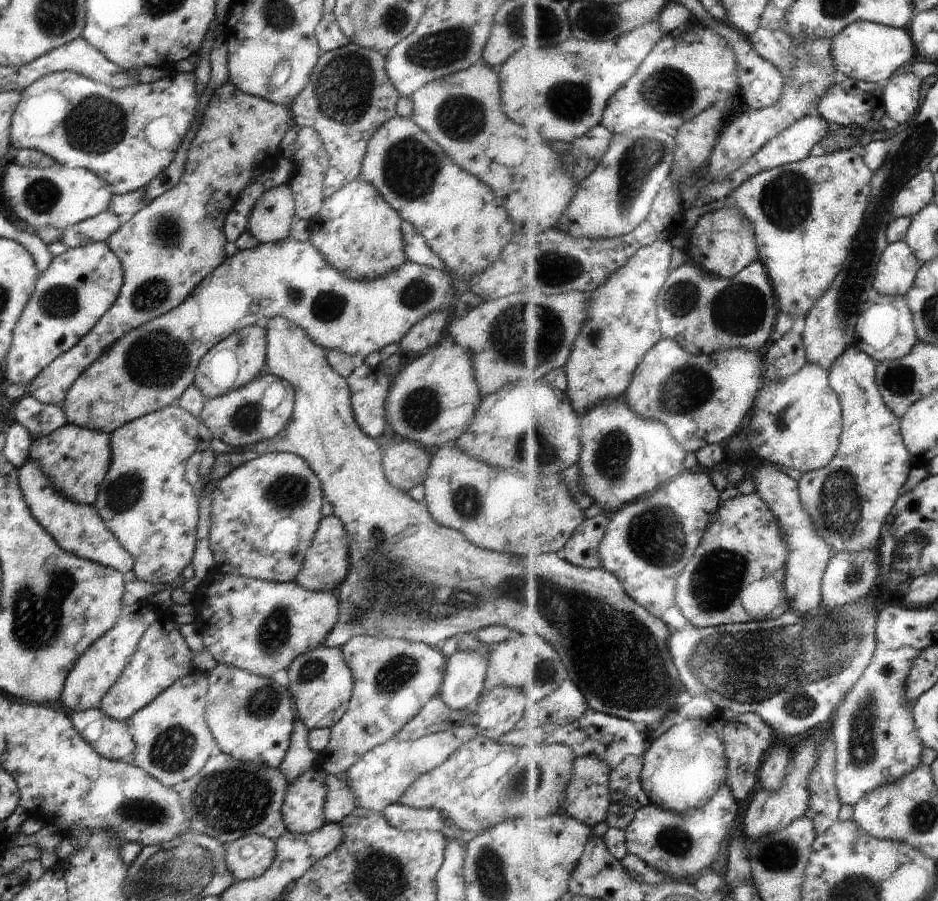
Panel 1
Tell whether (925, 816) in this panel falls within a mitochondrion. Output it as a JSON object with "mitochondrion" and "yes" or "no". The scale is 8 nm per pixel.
{"mitochondrion":"yes"}

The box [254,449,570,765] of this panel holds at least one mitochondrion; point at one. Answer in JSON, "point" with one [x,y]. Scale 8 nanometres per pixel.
{"point":[436,595]}

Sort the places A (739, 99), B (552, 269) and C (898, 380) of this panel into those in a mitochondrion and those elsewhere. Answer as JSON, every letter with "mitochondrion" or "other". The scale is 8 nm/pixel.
{"A":"other","B":"mitochondrion","C":"mitochondrion"}

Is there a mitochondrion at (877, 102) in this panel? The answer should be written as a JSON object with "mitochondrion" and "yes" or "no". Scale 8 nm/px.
{"mitochondrion":"no"}

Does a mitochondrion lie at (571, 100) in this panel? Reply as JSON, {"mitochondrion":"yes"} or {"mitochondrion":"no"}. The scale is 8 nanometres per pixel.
{"mitochondrion":"yes"}

